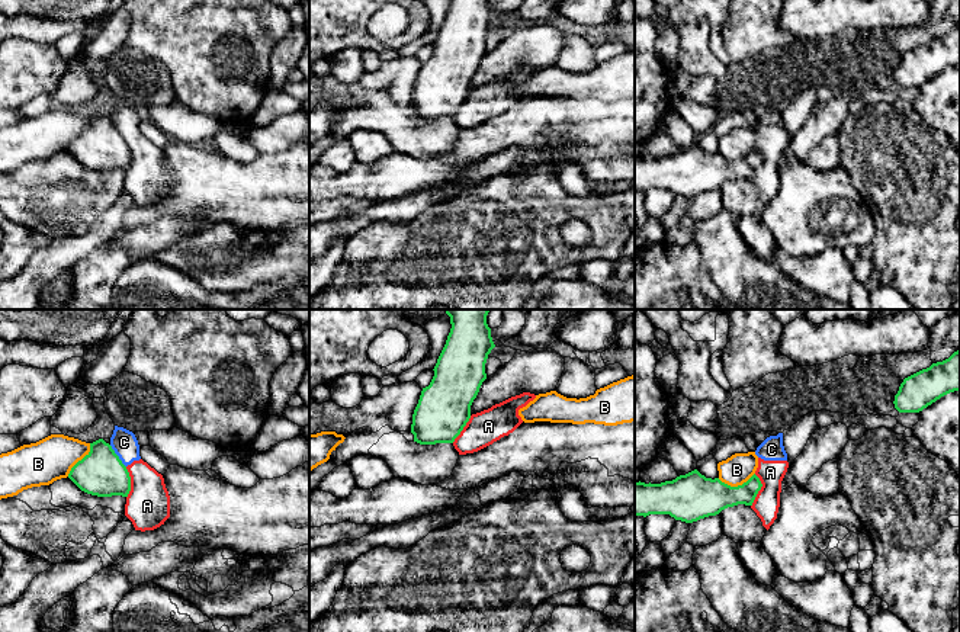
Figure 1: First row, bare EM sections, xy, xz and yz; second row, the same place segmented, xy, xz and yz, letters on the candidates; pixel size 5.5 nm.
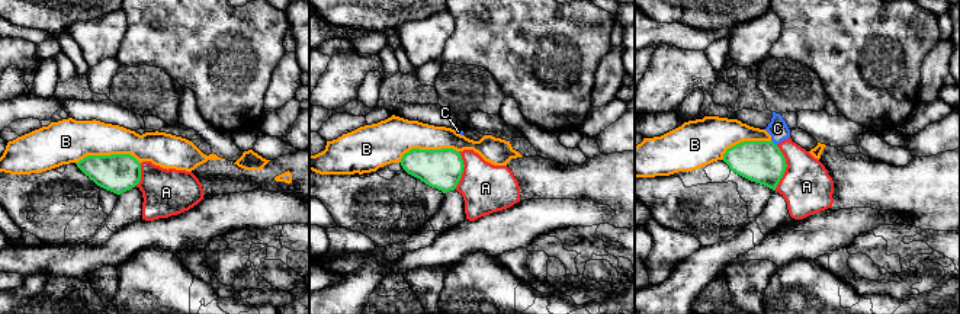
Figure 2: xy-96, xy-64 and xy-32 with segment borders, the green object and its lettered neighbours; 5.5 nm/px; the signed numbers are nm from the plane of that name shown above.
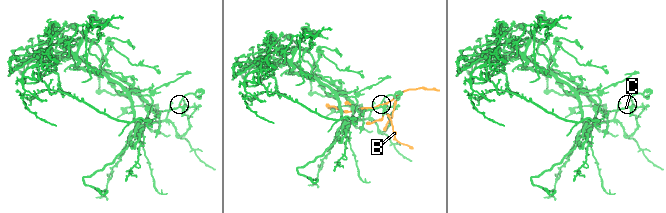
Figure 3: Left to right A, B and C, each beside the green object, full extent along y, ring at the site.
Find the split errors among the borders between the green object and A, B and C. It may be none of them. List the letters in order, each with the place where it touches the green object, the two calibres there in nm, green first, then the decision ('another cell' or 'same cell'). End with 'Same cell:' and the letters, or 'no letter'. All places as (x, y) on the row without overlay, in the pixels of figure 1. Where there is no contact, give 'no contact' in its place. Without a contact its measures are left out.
A: contact yz (760, 163); calibres 170 and 140 nm; another cell
B: contact yz (735, 161); calibres 260 and 160 nm; another cell
C: contact xy (118, 131); calibres 260 and 140 nm; another cell
Same cell: no letter

